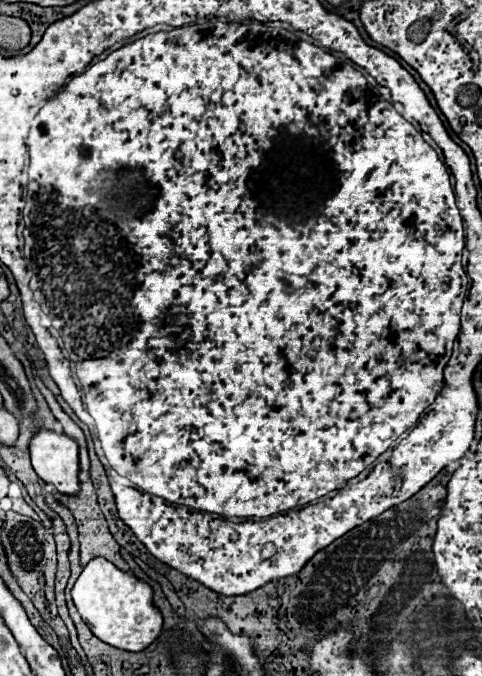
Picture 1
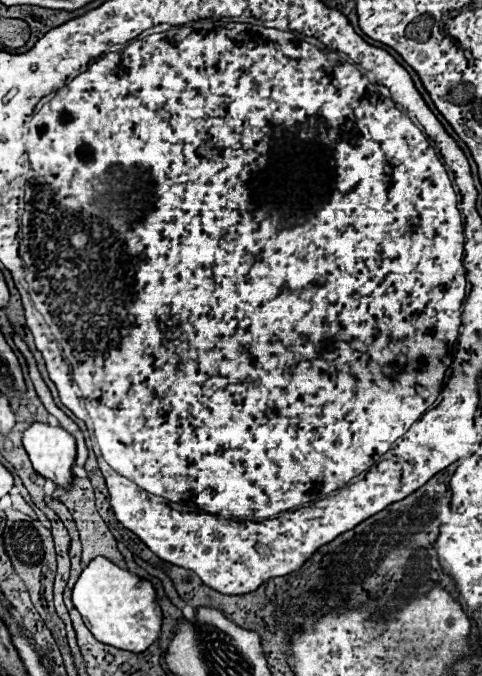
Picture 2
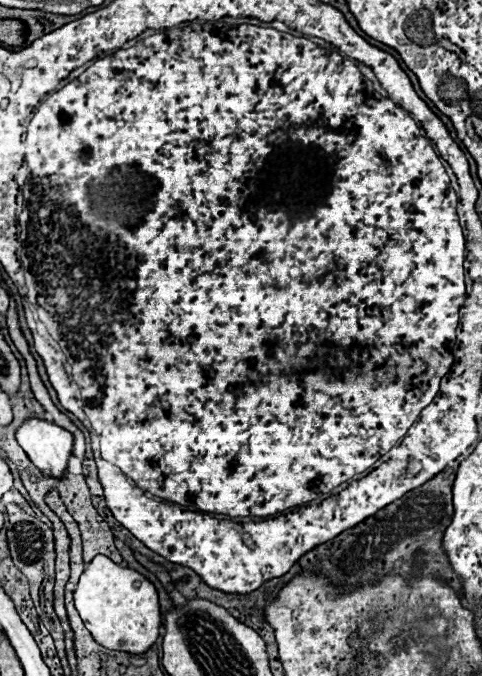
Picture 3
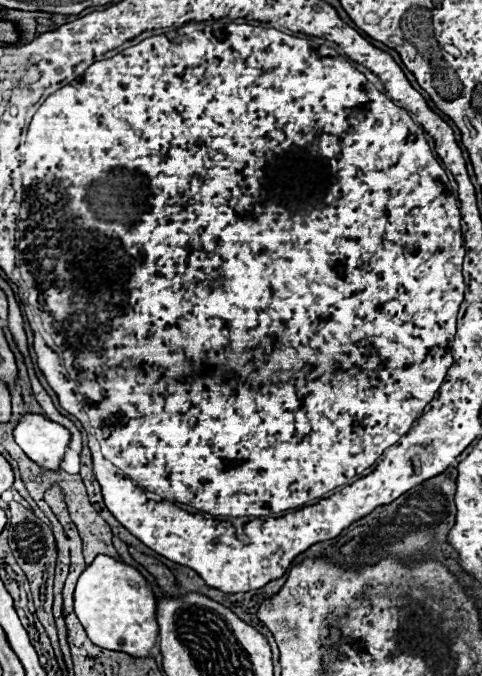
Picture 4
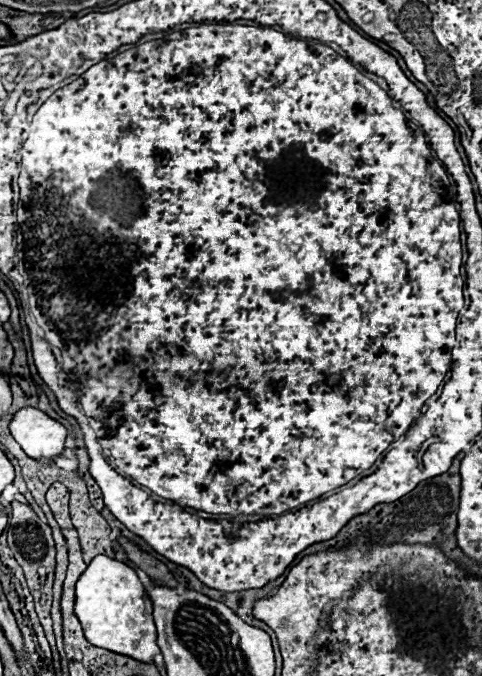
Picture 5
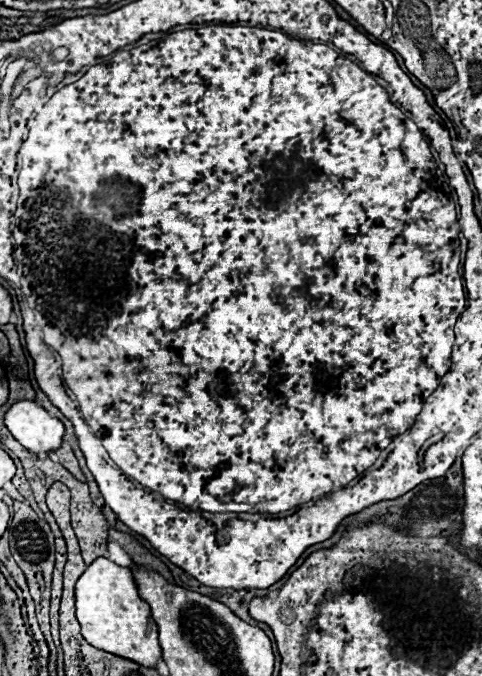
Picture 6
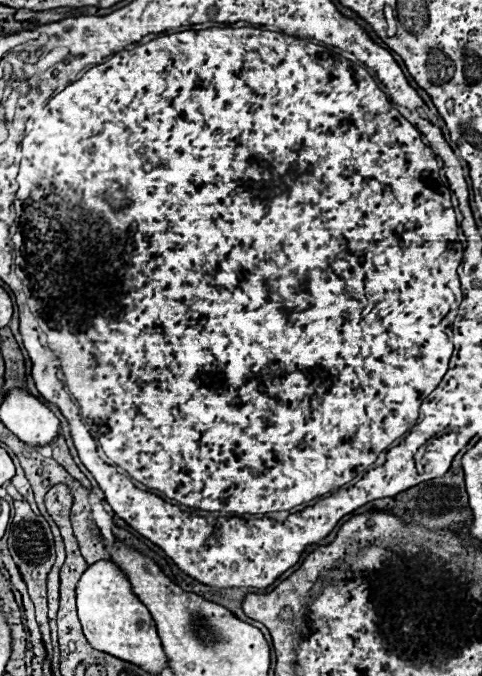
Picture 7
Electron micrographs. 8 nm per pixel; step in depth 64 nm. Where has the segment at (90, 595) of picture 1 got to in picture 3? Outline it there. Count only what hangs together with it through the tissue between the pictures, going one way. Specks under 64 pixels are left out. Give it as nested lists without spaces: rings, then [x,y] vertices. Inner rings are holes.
[[[96,556],[80,576],[74,590],[74,604],[96,642],[112,650],[142,654],[158,640],[162,614],[156,588],[142,574],[114,564],[110,558]]]

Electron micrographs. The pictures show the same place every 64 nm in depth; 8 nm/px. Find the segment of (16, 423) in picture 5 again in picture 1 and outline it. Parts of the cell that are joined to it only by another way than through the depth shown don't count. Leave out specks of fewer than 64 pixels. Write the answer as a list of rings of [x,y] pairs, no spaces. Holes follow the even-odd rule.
[[[40,430],[30,442],[30,456],[36,474],[60,494],[76,496],[80,492],[78,444],[72,438]]]

